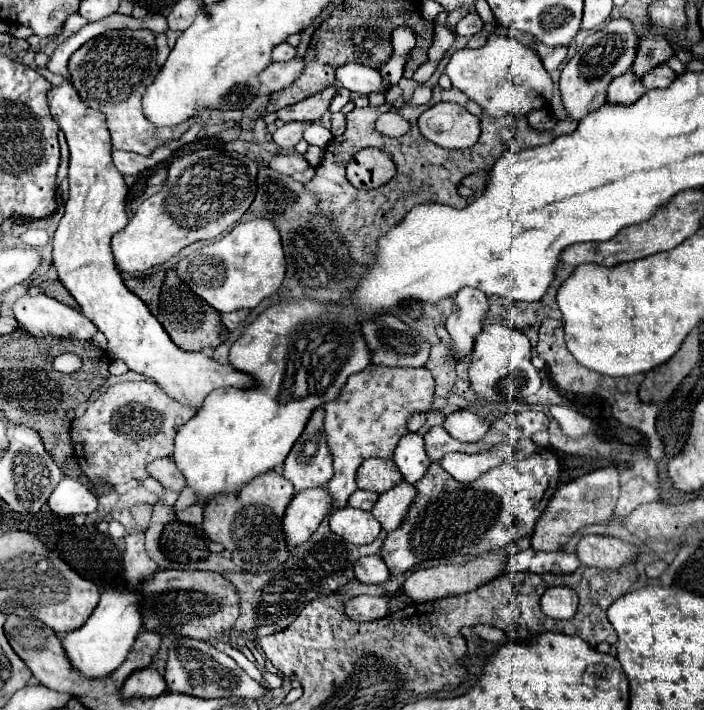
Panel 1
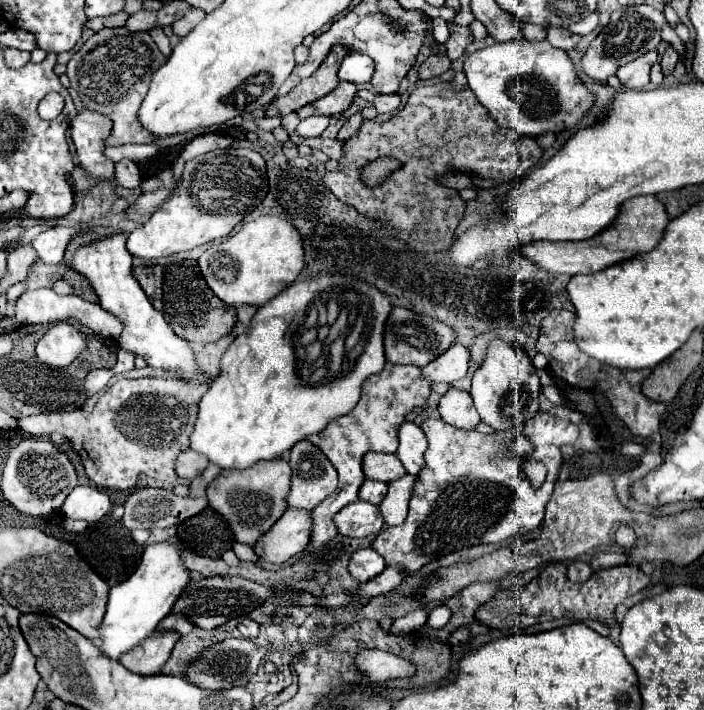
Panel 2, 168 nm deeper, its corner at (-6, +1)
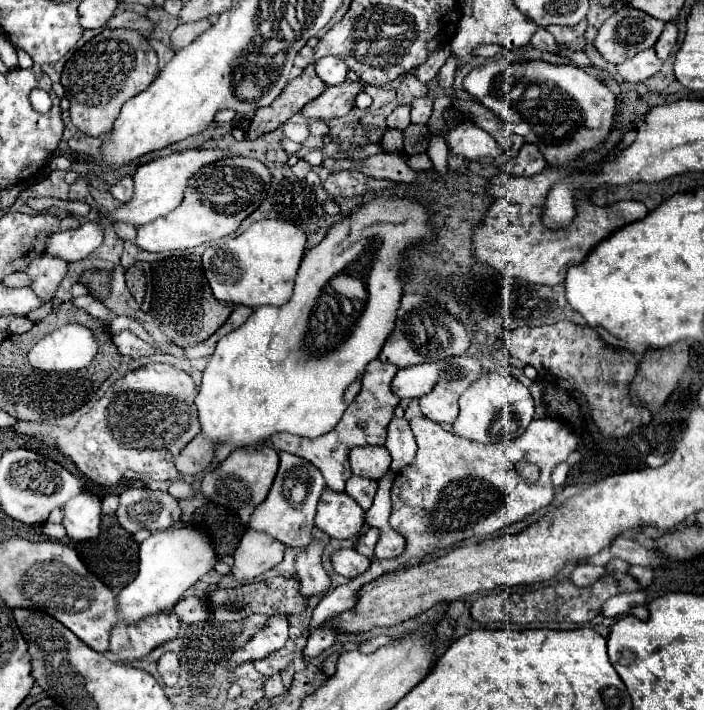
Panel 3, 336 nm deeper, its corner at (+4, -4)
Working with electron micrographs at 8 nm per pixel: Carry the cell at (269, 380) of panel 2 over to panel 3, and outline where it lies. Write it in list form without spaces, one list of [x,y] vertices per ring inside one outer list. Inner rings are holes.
[[[374,199],[360,207],[354,215],[340,221],[340,225],[332,227],[332,233],[324,237],[312,253],[306,253],[298,275],[294,293],[288,303],[282,307],[258,307],[248,317],[244,325],[240,325],[236,331],[222,337],[216,345],[214,357],[210,357],[204,375],[200,391],[194,399],[198,407],[198,419],[200,419],[200,435],[216,445],[230,443],[234,449],[240,447],[256,447],[266,443],[274,433],[288,431],[292,435],[300,437],[320,437],[336,427],[336,423],[342,419],[346,405],[358,395],[360,391],[360,379],[362,371],[370,361],[374,361],[392,331],[396,309],[400,305],[402,285],[398,281],[396,273],[396,253],[402,253],[410,243],[416,243],[420,239],[430,237],[430,225],[428,225],[428,213],[426,209],[410,199]],[[334,275],[352,275],[358,279],[364,279],[366,285],[366,307],[362,315],[354,321],[350,335],[342,345],[338,345],[334,351],[322,355],[322,359],[310,359],[304,345],[304,333],[308,327],[310,311],[316,305],[318,295],[322,293],[322,287],[334,277]]]

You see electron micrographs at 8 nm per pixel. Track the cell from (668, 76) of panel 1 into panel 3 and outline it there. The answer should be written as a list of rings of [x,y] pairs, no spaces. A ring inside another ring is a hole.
[[[668,23],[666,29],[664,29],[664,33],[662,33],[662,37],[660,37],[660,39],[656,41],[656,45],[654,45],[656,55],[660,55],[662,61],[666,61],[668,55],[672,53],[672,49],[674,49],[674,45],[676,45],[676,39],[678,39],[678,29],[676,29],[674,23]]]

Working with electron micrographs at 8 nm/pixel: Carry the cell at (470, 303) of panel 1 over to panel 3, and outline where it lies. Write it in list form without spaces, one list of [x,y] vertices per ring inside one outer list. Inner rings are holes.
[[[438,361],[400,369],[392,381],[392,391],[396,395],[400,395],[402,399],[424,397],[426,393],[430,393],[436,387],[440,373],[442,373],[442,365]]]

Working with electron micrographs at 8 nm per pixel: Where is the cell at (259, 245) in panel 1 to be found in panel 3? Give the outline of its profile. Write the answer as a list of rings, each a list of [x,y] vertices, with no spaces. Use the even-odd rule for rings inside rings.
[[[262,219],[252,223],[240,235],[224,241],[224,245],[210,245],[202,253],[204,275],[218,301],[240,303],[248,307],[278,307],[284,305],[292,295],[294,277],[304,255],[304,245],[306,237],[294,225],[276,219]]]

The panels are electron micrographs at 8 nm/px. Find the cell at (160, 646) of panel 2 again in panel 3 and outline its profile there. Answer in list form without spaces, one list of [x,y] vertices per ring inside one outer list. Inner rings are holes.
[[[160,613],[160,617],[148,617],[148,621],[140,621],[132,629],[124,629],[118,625],[110,635],[110,651],[122,661],[136,661],[146,657],[158,645],[172,641],[178,635],[180,623],[172,613]]]

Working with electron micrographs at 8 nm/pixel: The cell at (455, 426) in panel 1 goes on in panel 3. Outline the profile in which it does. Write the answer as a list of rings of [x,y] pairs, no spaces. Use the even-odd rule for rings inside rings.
[[[448,357],[444,373],[432,393],[420,397],[422,413],[436,423],[454,423],[458,417],[458,397],[482,375],[474,357]]]

